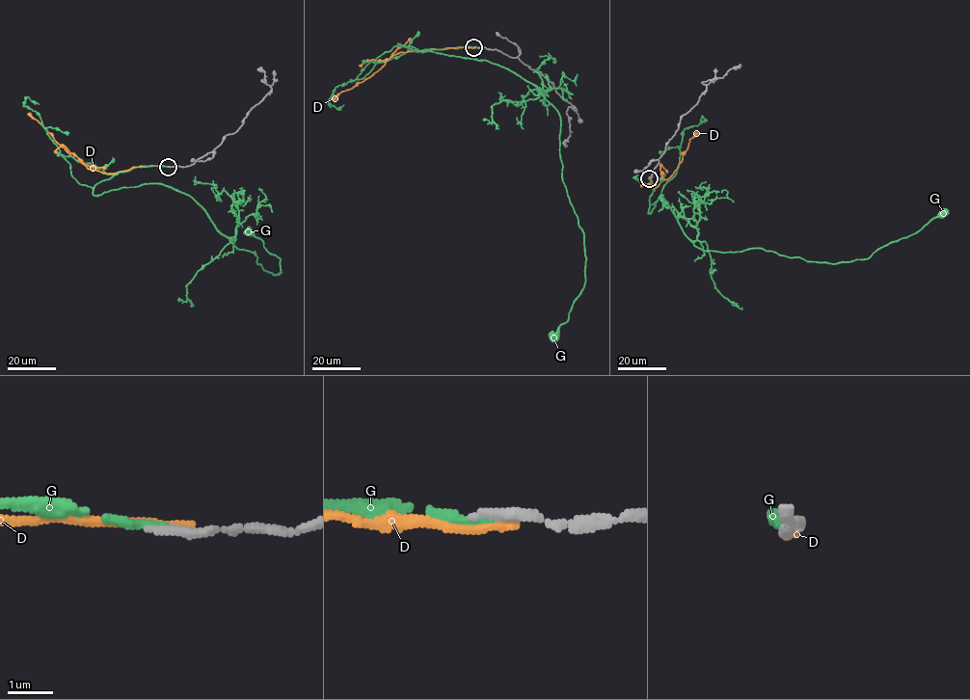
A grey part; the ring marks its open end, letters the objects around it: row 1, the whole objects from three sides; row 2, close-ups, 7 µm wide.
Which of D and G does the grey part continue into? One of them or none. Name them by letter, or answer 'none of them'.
G

